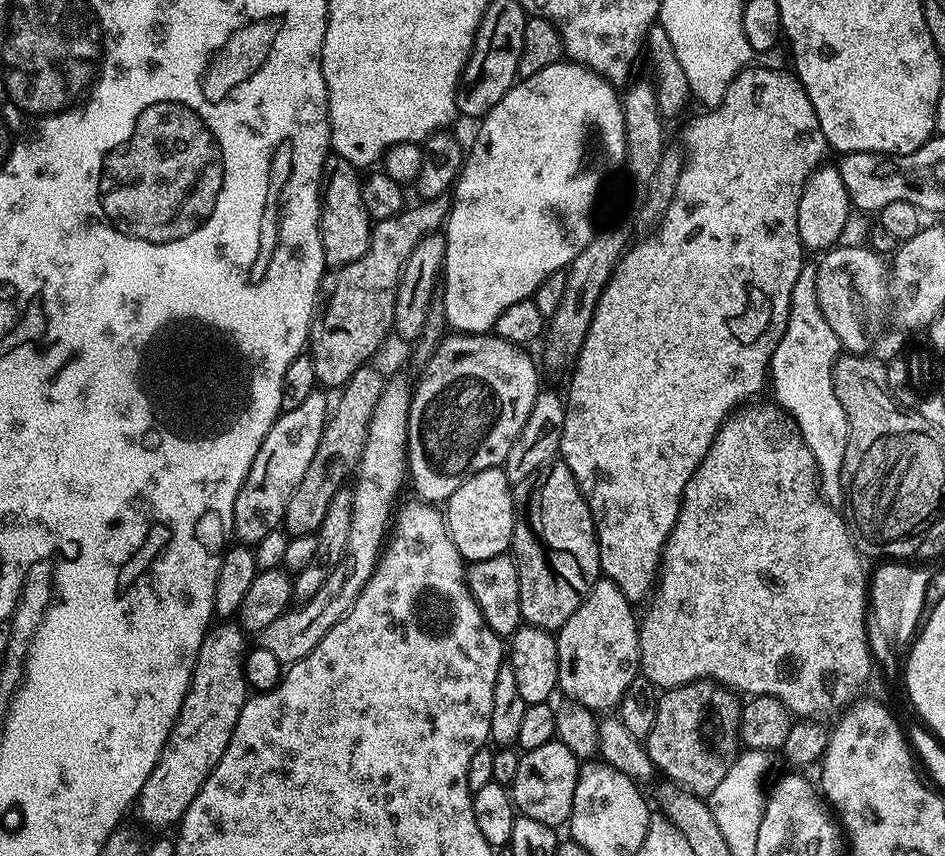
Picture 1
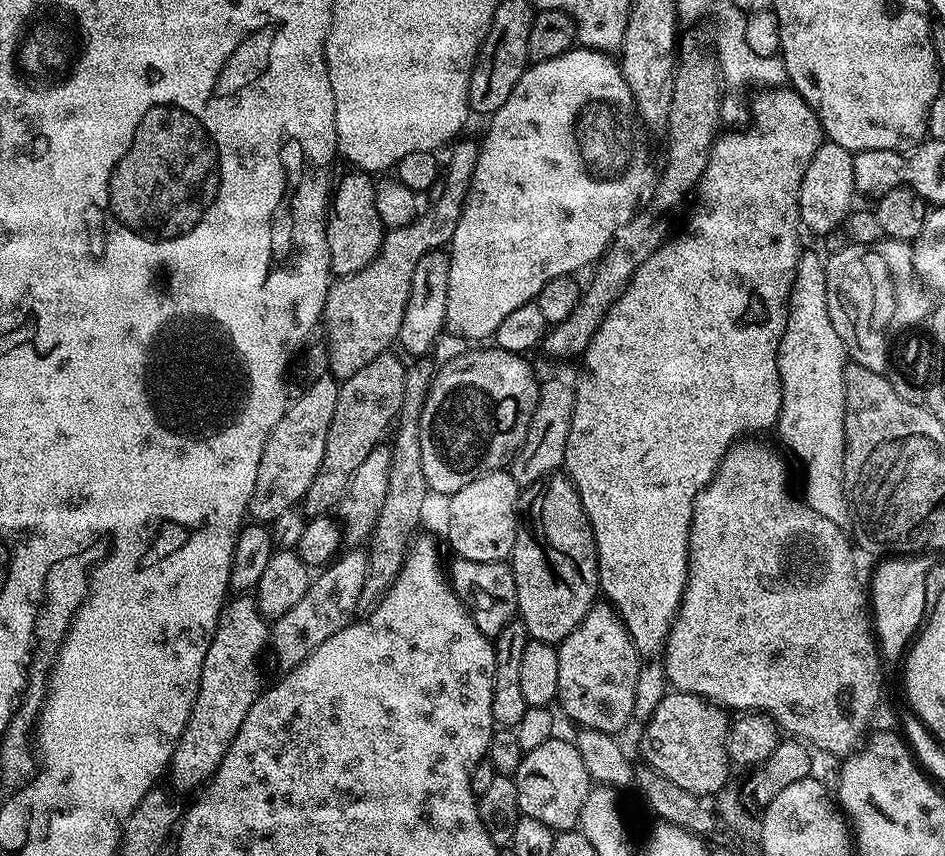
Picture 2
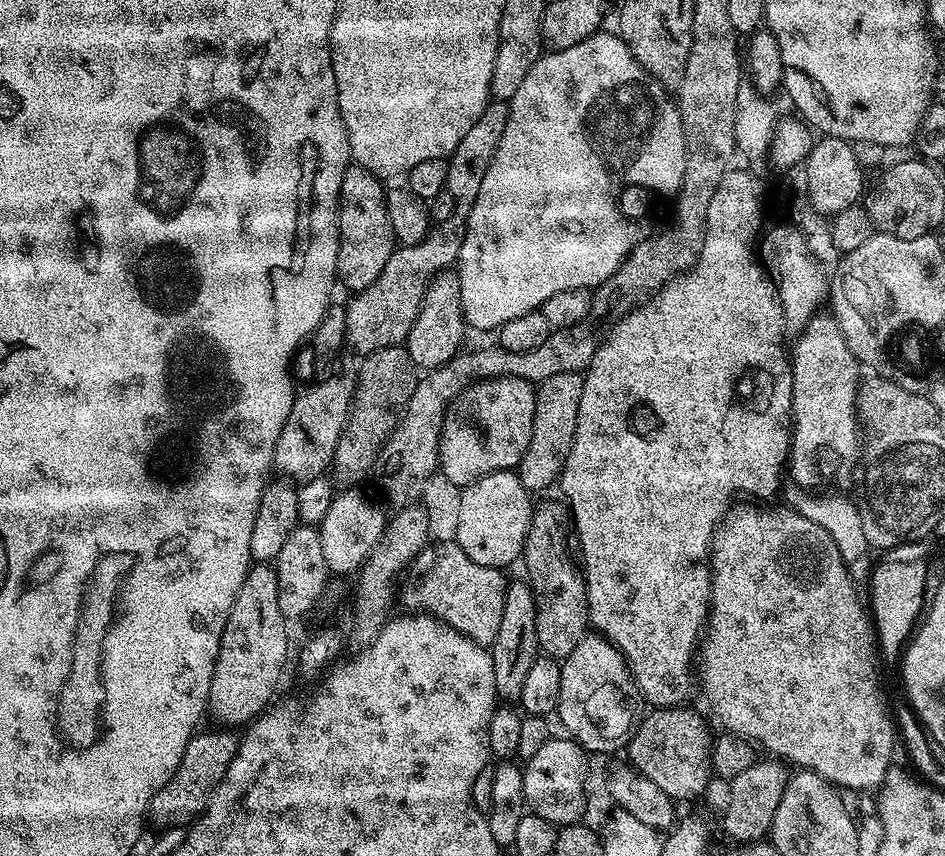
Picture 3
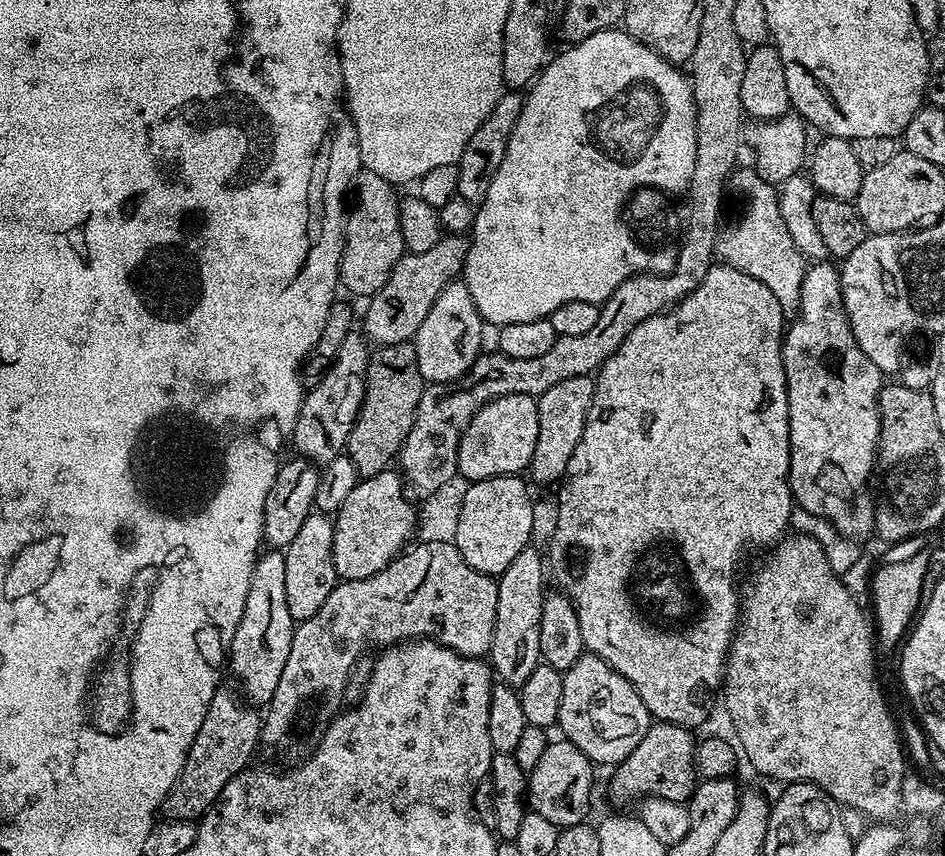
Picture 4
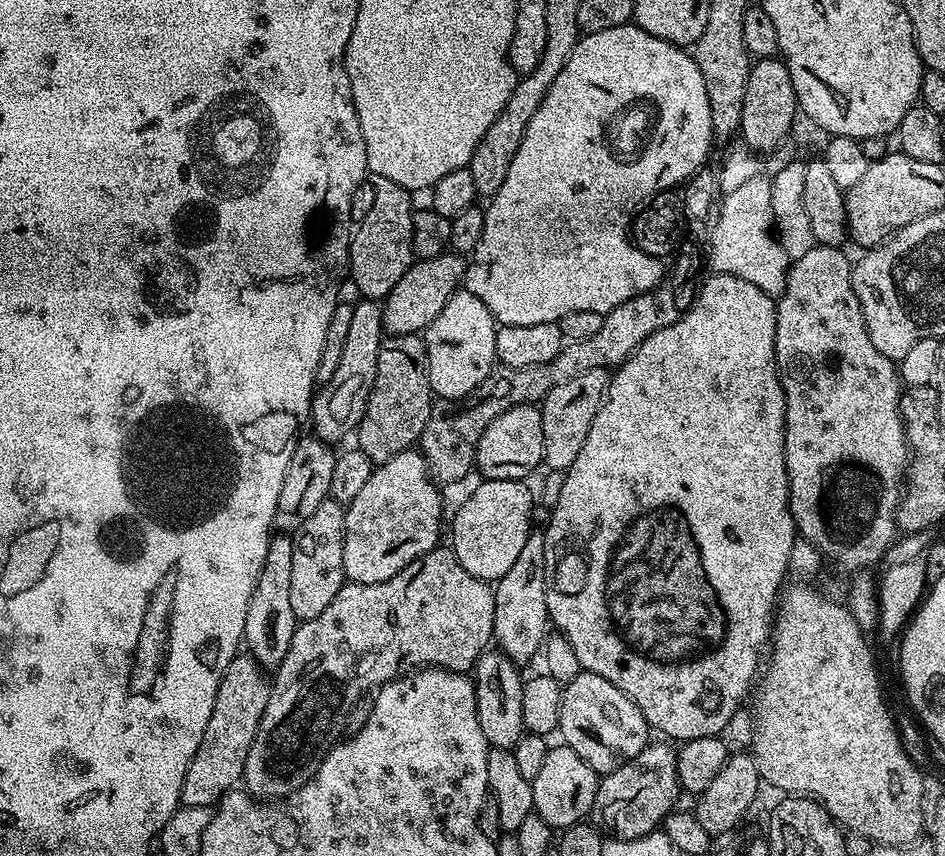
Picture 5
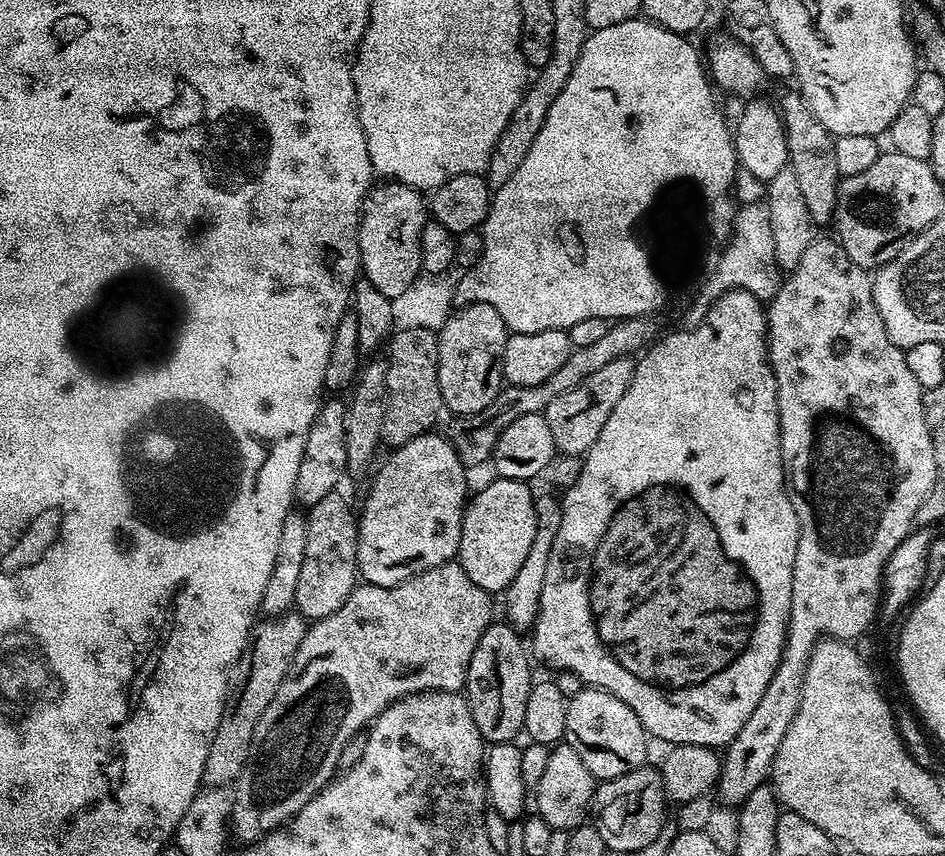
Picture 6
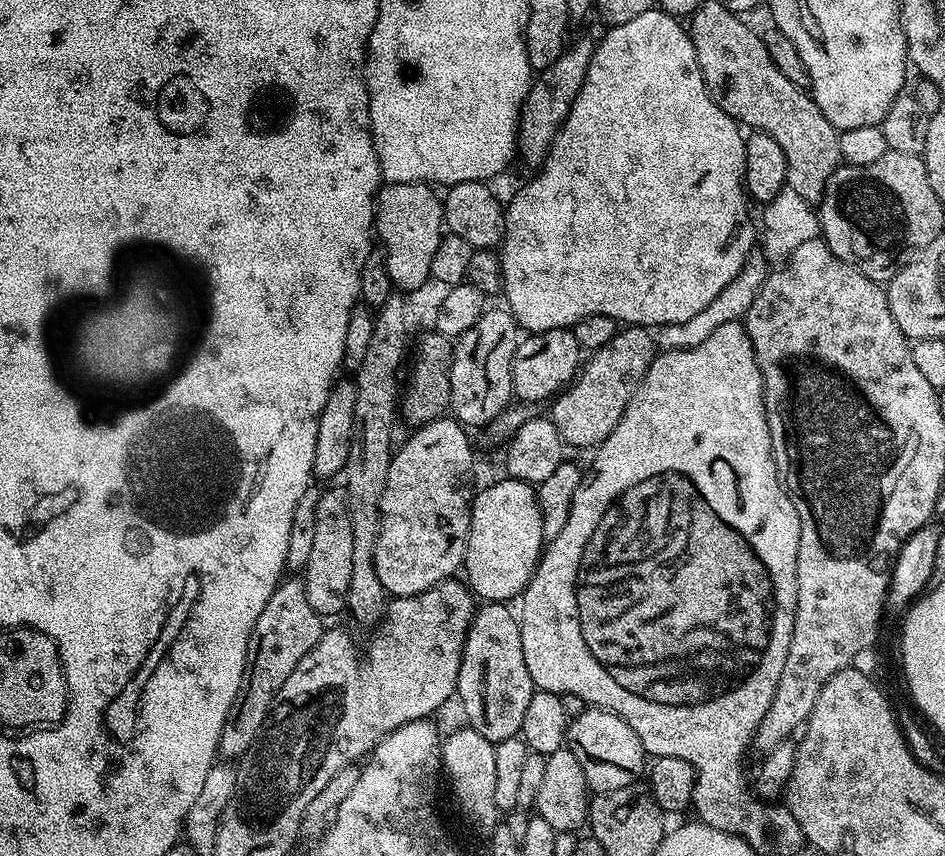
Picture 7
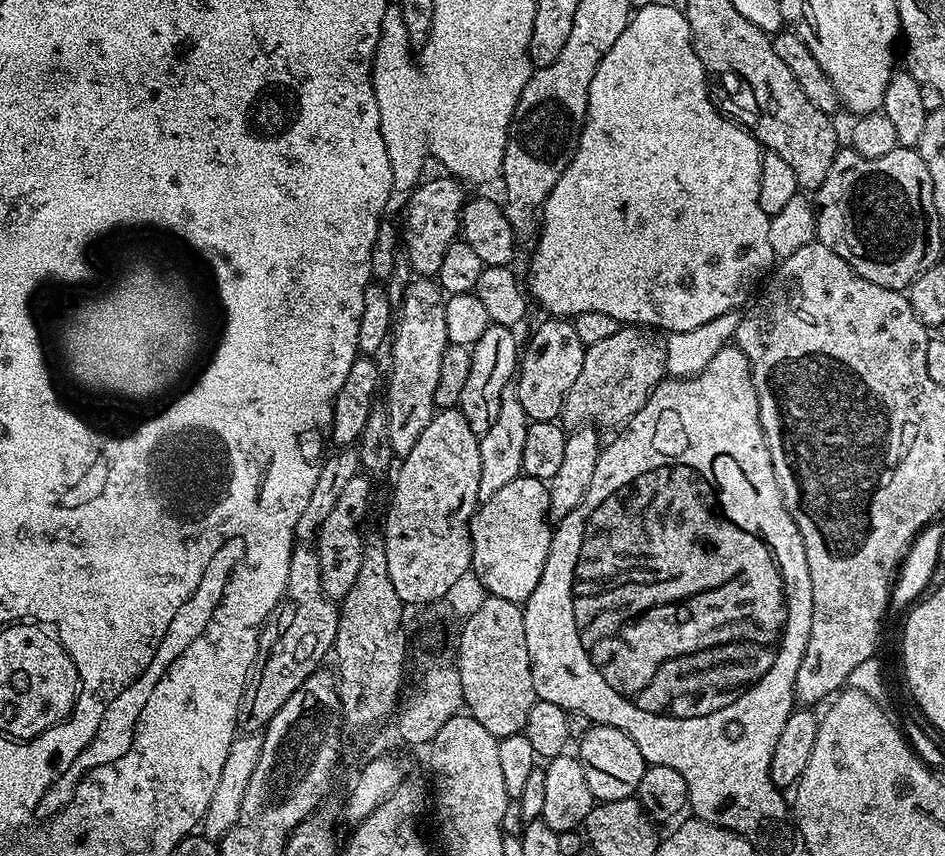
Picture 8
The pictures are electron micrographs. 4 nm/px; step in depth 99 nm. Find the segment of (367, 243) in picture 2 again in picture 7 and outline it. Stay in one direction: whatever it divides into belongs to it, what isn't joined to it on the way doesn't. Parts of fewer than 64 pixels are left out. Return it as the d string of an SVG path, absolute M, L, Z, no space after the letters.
M385 183L376 194L374 236L384 253L393 289L404 294L418 290L431 277L430 262L434 262L438 242L446 232L444 206L436 192L435 187L426 184Z

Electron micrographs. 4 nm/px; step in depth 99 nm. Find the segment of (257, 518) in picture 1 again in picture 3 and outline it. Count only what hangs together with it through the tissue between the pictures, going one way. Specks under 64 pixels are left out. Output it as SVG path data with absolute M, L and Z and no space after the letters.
M351 375L328 376L325 380L318 381L309 392L304 392L301 396L299 393L293 399L290 418L286 418L282 434L278 434L272 459L277 473L280 471L284 478L293 476L297 482L305 482L323 477L331 469L338 438L348 421L353 387Z

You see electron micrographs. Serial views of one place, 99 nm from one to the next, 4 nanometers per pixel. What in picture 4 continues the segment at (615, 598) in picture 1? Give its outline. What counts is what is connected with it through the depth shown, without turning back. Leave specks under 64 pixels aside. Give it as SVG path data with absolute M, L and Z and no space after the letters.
M582 655L564 673L558 728L564 731L561 732L563 739L578 746L593 765L615 766L630 758L630 754L634 754L634 746L646 738L653 723L642 698L638 698L638 690L634 690L631 682L622 678L622 674L618 674L618 670L611 668L602 658Z

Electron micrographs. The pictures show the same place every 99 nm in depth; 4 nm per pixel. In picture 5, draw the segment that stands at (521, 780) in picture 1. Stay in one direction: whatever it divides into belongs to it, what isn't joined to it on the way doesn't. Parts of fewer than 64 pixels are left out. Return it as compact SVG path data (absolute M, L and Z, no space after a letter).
M566 746L559 747L549 747L538 778L531 782L535 815L542 817L553 829L563 830L572 824L581 823L587 817L584 815L595 809L598 773L590 766L586 766L586 762L582 762L582 758L574 754L574 750Z

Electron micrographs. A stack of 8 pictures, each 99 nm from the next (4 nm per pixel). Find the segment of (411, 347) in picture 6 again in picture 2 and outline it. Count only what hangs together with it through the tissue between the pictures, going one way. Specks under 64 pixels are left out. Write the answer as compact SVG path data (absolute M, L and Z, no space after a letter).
M389 350L378 354L374 362L366 362L366 366L358 370L358 374L350 374L350 378L340 384L338 406L334 406L334 418L330 418L330 430L326 430L326 451L322 454L322 466L318 466L318 474L314 474L314 482L310 482L310 490L306 490L302 501L303 511L309 517L331 513L339 505L340 499L348 494L354 470L358 470L358 466L366 462L366 454L370 454L370 450L381 447L383 440L380 439L389 435L402 406L403 386L406 383L406 364L394 353L395 351Z

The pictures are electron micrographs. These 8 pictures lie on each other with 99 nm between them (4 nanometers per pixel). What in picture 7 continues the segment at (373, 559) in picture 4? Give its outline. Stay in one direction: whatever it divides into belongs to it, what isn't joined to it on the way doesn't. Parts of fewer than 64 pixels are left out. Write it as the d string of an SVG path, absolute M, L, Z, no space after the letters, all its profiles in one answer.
M441 418L429 424L421 424L413 432L416 433L401 448L399 445L392 453L392 461L389 464L385 489L382 490L380 533L378 534L378 542L374 550L374 570L378 570L378 578L382 581L384 591L392 598L397 596L413 596L419 592L430 590L435 584L441 584L444 580L453 579L461 571L464 563L464 551L468 549L468 531L470 530L470 514L472 513L472 497L474 495L472 481L474 454L472 454L472 444L468 441L467 434L469 435L469 433L466 431L465 425L455 418Z

